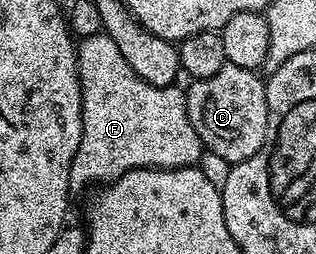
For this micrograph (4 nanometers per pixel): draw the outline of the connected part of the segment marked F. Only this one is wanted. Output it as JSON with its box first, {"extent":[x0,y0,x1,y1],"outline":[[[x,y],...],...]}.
{"extent":[69,31,205,194],"outline":[[[102,31],[78,42],[75,63],[79,70],[83,134],[81,143],[77,143],[77,155],[73,155],[73,163],[69,167],[69,190],[72,194],[90,185],[106,186],[134,169],[186,169],[200,164],[205,150],[201,139],[193,131],[193,123],[189,123],[187,95],[178,84],[153,87],[153,83],[145,83],[145,79],[141,79],[133,67],[125,63],[121,47],[117,47],[117,43],[113,43],[113,39]]]}

